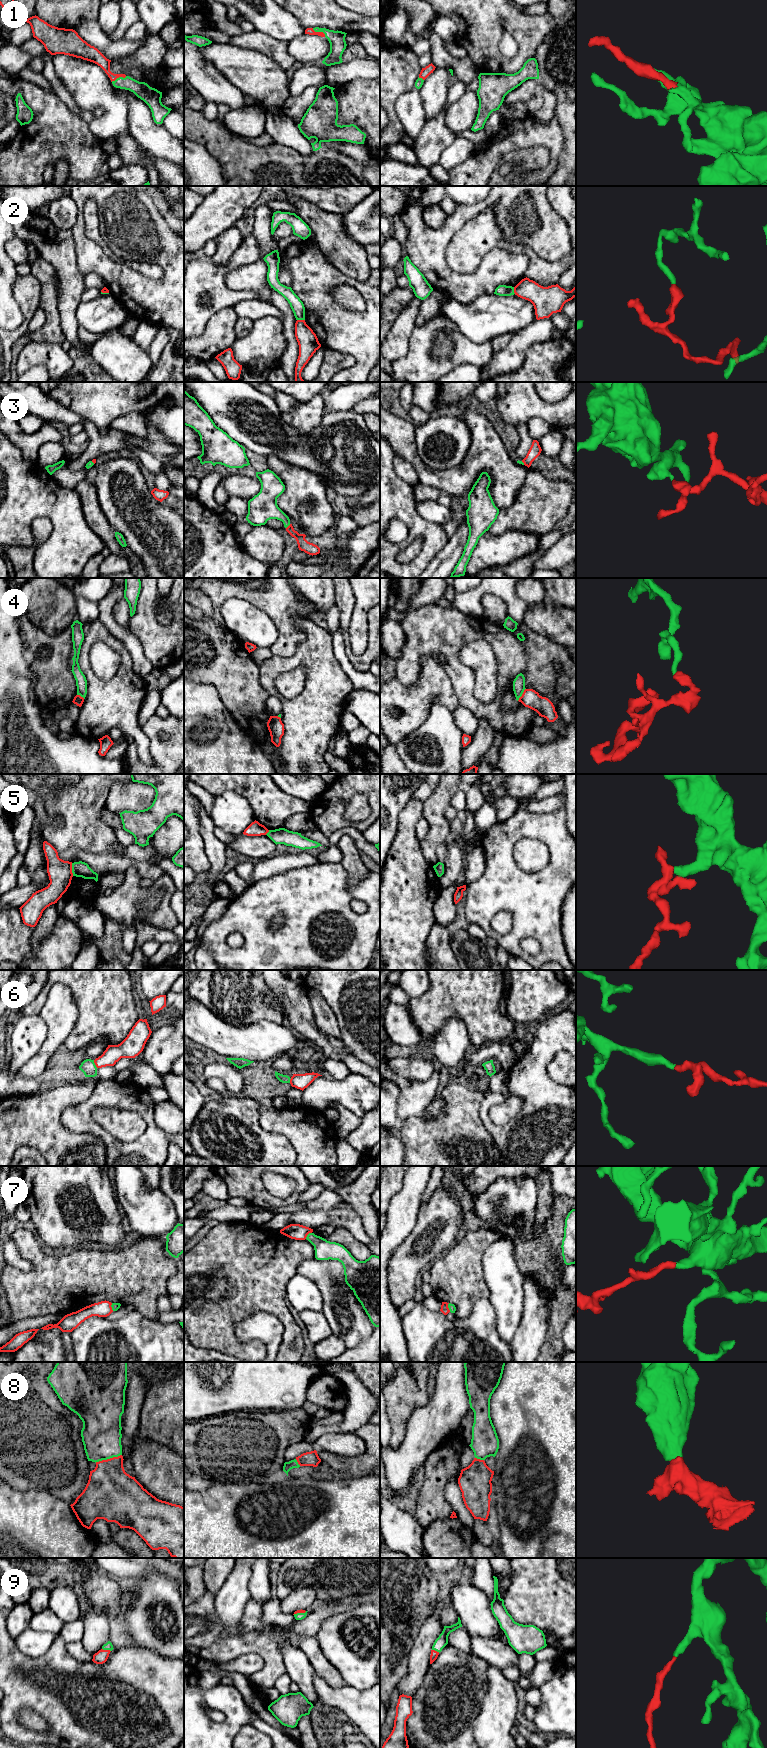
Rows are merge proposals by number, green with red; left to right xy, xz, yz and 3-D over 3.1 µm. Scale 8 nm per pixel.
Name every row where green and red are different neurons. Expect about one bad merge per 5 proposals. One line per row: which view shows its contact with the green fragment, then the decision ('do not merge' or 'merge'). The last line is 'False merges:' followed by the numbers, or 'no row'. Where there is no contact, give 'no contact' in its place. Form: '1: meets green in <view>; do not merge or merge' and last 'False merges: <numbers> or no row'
1: meets green in xz; merge
2: meets green in xz; do not merge
3: meets green in xz; merge
4: meets green in yz; do not merge
5: meets green in xy; do not merge
6: meets green in xy; merge
7: meets green in xz; merge
8: meets green in xy; merge
9: meets green in xy; merge
False merges: 2, 4, 5

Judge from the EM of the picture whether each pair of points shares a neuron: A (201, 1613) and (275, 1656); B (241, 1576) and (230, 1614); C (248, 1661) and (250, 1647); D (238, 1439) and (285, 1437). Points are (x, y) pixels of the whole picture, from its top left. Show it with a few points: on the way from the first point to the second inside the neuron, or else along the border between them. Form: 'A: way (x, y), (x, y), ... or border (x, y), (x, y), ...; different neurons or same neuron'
A: way (213, 1633), (226, 1646), (255, 1647); same neuron
B: way (236, 1585), (230, 1605); same neuron
C: border (227, 1661), (243, 1653), (257, 1653), (265, 1663); different neurons
D: way (250, 1439), (273, 1437); same neuron

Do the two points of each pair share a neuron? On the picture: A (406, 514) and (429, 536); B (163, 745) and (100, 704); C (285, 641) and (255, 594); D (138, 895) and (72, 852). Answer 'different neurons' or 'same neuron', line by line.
A: same neuron
B: different neurons
C: same neuron
D: different neurons

